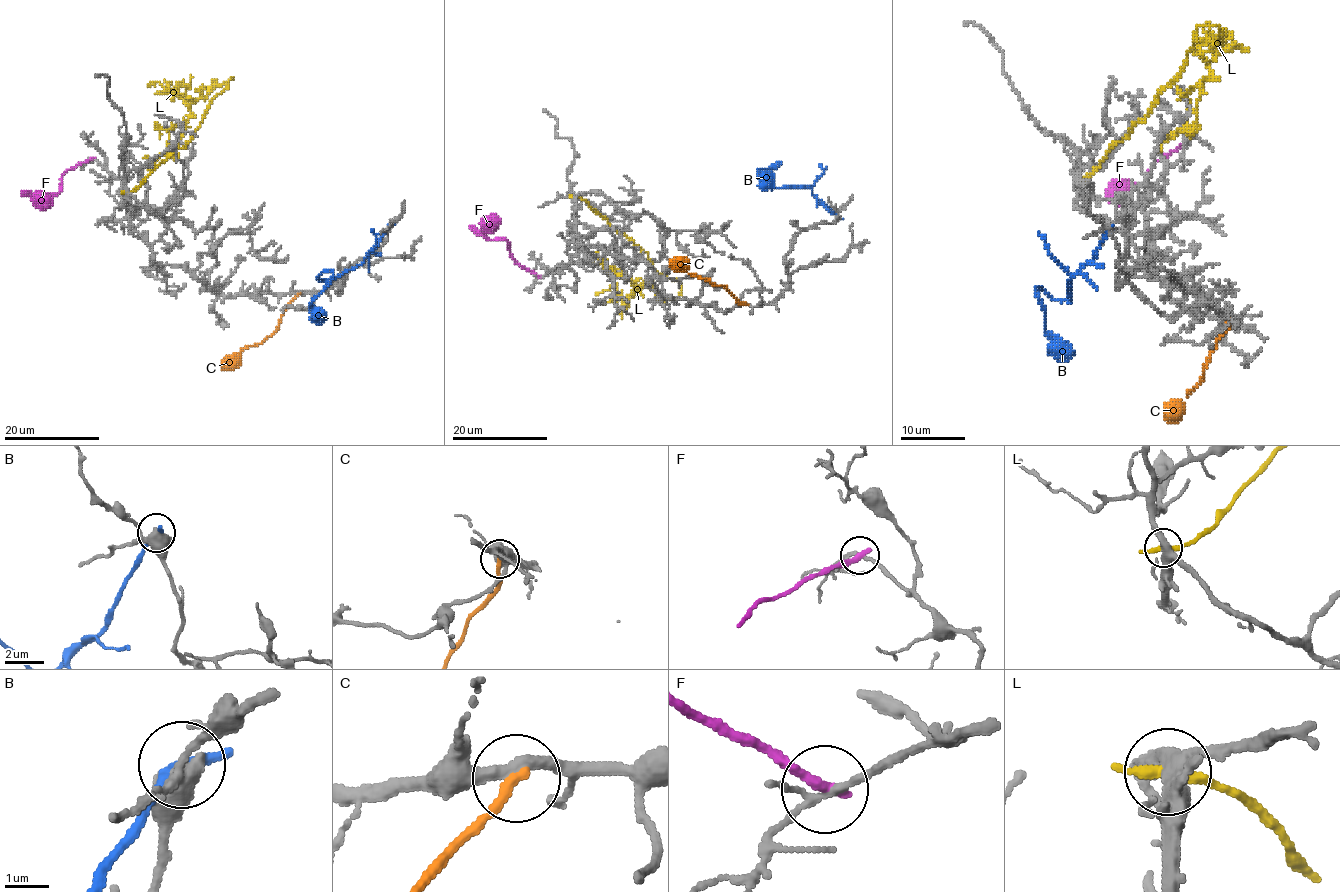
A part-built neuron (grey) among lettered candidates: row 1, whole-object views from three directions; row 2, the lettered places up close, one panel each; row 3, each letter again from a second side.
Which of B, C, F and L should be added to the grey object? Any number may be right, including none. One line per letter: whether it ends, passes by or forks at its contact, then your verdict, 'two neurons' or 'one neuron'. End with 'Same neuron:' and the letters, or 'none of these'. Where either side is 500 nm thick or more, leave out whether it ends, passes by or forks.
B: it ends there; two neurons
C: it ends there; two neurons
F: it ends there; two neurons
L: it ends there; two neurons
Same neuron: none of these

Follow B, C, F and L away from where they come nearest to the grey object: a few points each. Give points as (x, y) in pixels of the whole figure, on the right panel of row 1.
B: (1110, 226), (1096, 255), (1070, 278), (1070, 300), (1050, 297), (1037, 287), (1047, 331), (1067, 352), (1065, 358)
C: (1228, 318), (1228, 328), (1217, 340), (1202, 379), (1181, 400), (1181, 411), (1173, 419), (1167, 419)
F: (1192, 136), (1155, 163), (1141, 184), (1117, 190), (1108, 197)
L: (1083, 181), (1178, 74), (1196, 29), (1213, 26), (1220, 37), (1200, 55), (1210, 76), (1196, 121), (1158, 152)

